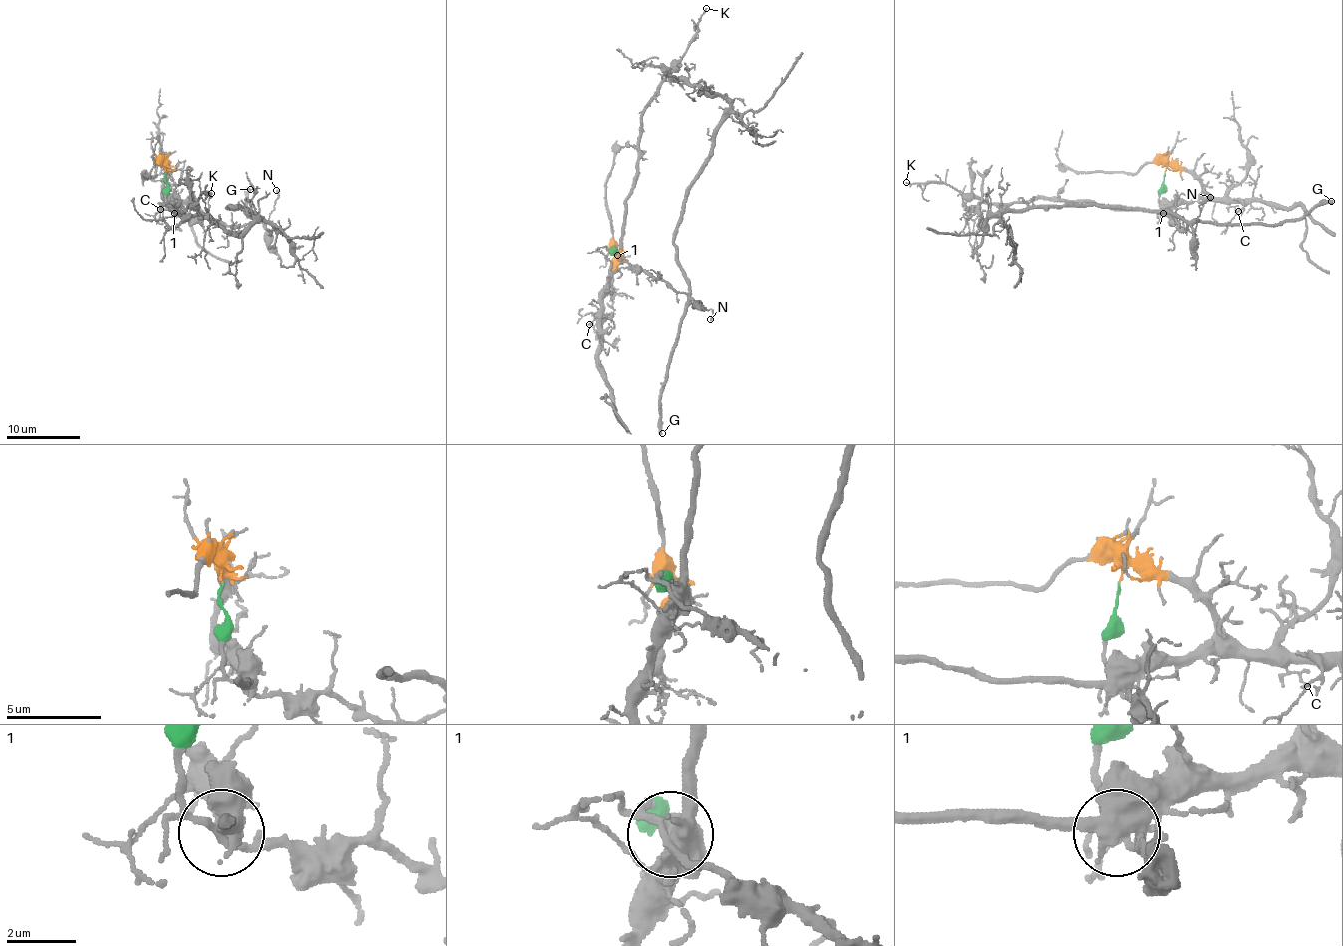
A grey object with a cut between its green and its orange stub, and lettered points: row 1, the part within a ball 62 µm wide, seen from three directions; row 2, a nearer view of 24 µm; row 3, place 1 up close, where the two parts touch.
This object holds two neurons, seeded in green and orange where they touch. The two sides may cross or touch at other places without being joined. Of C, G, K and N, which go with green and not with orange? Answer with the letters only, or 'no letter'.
G, N

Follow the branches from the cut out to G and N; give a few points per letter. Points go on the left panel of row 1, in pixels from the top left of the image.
G: (166, 173), (169, 210), (207, 215), (229, 226), (254, 218), (247, 211), (251, 189)
N: (166, 173), (167, 208), (182, 215), (207, 215), (230, 226), (255, 220), (263, 223), (278, 197), (276, 189)

